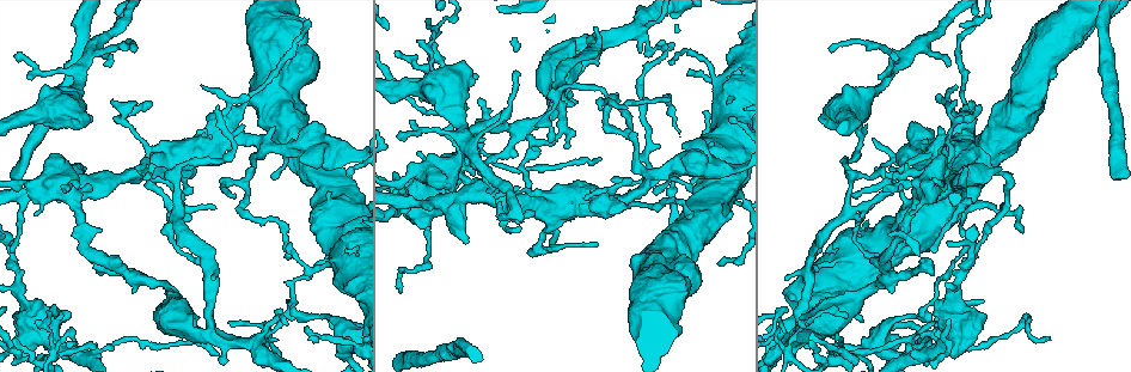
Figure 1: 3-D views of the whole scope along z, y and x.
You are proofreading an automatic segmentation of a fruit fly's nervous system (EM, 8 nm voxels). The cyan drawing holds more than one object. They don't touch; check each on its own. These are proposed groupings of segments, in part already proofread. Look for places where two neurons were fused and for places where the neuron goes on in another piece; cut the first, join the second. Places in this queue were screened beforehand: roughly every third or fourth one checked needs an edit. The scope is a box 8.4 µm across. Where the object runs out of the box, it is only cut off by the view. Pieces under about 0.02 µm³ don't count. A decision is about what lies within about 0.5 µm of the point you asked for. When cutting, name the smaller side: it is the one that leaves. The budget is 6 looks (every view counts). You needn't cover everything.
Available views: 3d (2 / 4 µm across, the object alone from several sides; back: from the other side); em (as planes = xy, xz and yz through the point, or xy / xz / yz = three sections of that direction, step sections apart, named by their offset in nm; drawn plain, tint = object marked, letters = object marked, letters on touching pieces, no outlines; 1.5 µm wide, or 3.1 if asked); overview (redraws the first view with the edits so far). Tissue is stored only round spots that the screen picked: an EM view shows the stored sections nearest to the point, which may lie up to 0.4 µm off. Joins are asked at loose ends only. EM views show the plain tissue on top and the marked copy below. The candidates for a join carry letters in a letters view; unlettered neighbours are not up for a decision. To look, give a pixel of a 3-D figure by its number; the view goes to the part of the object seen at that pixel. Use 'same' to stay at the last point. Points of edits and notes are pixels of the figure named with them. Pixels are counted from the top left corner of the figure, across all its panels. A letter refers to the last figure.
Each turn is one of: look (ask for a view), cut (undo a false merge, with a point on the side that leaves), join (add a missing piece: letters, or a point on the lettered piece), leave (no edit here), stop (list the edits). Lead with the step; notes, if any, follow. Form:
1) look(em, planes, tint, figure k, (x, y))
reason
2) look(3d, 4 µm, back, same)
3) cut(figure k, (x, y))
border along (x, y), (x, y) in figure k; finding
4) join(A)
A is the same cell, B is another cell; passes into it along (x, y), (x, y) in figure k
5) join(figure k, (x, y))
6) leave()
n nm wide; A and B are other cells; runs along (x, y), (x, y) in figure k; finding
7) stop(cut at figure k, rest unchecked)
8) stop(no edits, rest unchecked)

look(em, planes, letters, figure 1, (922, 258))
tapers out

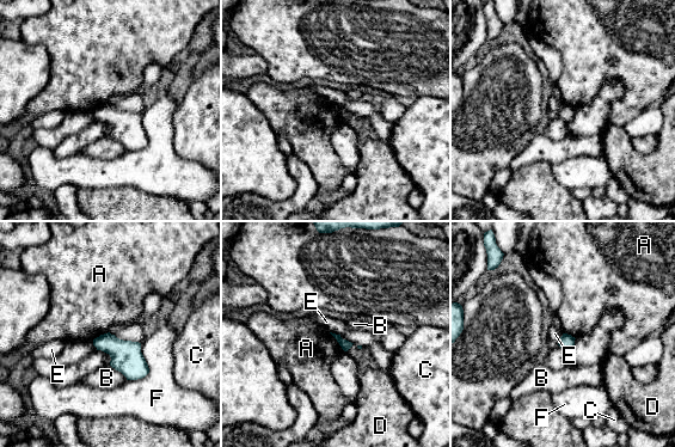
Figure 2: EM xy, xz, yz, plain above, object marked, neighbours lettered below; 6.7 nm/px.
leave()
A, B, C, D, E and F are other cells; border along (563, 332), (557, 344) in figure 2; no lettered piece goes on from it

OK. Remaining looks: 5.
look(em, yz, step 8, tint, figure 1, (900, 178))
arms part here

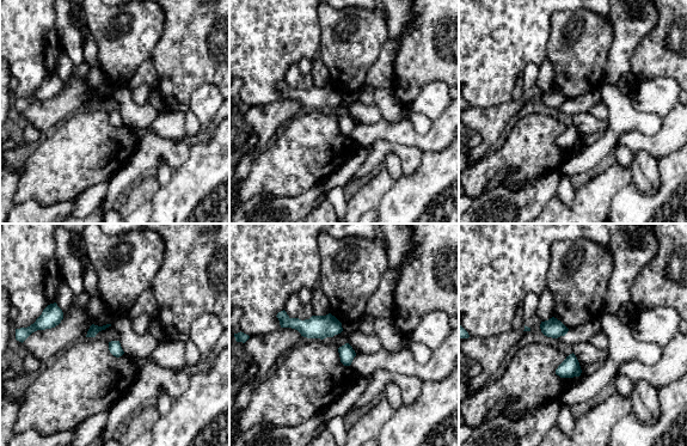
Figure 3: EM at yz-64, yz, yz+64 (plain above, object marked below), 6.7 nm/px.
look(em, xz, step 4, letters, same)
another direction

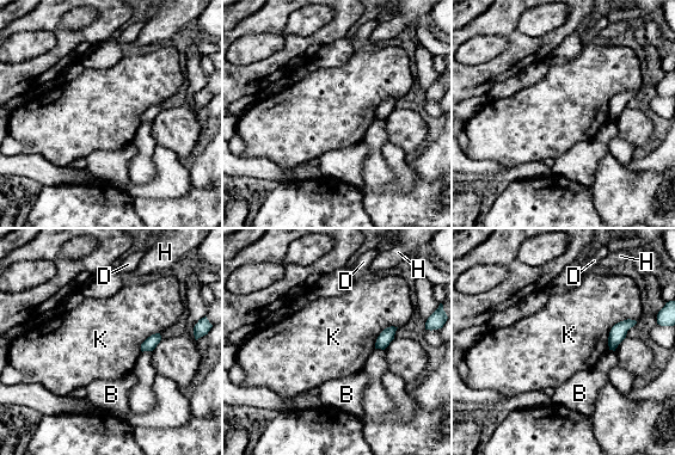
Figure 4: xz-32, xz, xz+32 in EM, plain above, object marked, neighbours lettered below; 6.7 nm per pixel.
leave()
B, D, H and K are other cells; border along (634, 319), (612, 327), (608, 349) in figure 4; all the same neuron

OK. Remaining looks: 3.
look(em, planes, tint, figure 1, (685, 141))
an open end

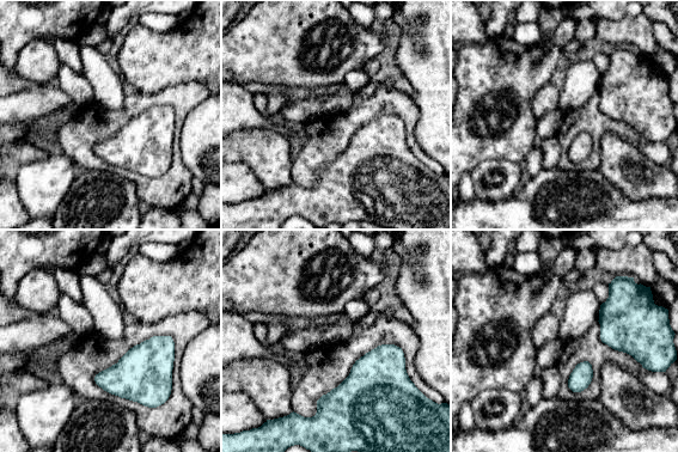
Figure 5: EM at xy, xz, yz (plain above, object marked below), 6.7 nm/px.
look(em, planes, letters, same)
see the neighbours

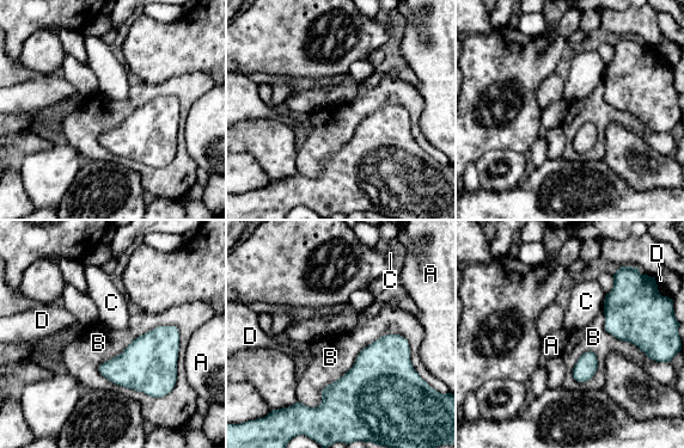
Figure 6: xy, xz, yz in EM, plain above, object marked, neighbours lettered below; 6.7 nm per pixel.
leave()
B touches over 600 nm; A, B, C and D are other cells; border along (177, 327), (139, 335), (98, 370) in figure 6; no lettered piece goes on from it

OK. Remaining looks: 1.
stop(no edits, rest unchecked)

